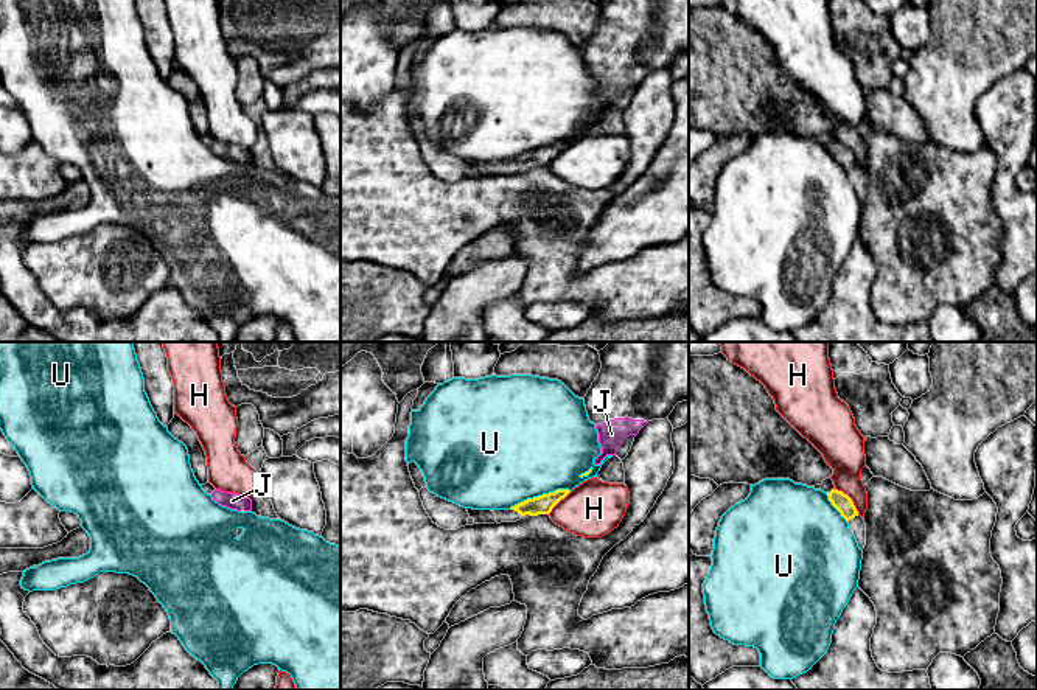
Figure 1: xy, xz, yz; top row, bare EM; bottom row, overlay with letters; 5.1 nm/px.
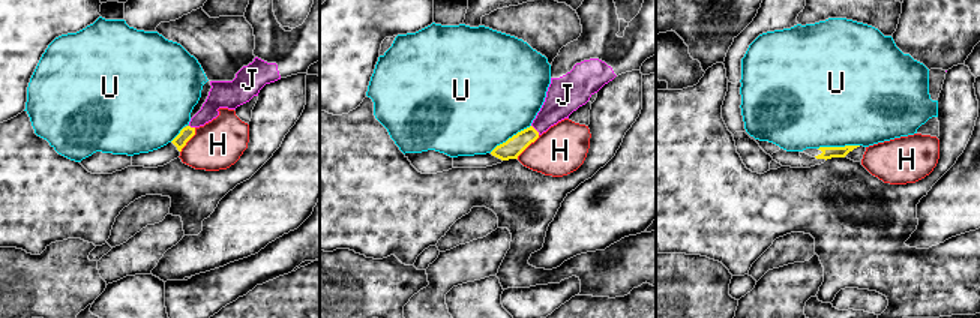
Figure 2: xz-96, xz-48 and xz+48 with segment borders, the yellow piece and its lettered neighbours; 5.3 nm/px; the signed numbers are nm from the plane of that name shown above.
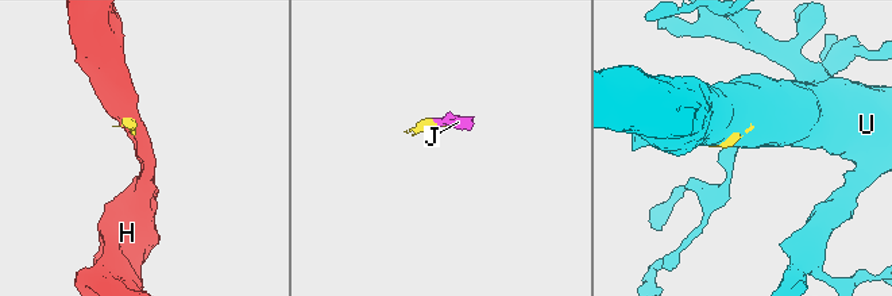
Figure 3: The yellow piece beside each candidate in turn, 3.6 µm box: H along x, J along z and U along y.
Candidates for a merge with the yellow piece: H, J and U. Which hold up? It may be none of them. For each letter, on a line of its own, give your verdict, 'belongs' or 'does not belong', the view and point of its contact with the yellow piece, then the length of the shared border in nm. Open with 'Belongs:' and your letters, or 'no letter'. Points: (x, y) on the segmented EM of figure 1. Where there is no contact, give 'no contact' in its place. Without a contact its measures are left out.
Belongs: J
H: does not belong | yz (851, 499) | 190 nm
J: belongs | no contact
U: does not belong | xz (538, 496) | 340 nm

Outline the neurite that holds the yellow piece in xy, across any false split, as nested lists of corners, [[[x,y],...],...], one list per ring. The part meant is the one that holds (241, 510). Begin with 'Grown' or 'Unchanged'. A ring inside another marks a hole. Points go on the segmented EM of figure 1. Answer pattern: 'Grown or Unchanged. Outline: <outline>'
Grown. Outline: [[[215,490],[211,493],[211,497],[219,505],[227,507],[230,510],[238,510],[243,513],[252,510],[252,500],[249,497],[244,497],[241,494],[236,494],[236,493],[225,493],[221,490]]]

